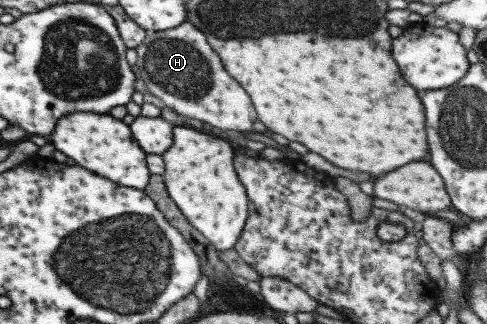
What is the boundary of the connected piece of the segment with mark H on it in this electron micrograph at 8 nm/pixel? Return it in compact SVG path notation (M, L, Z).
M188 21L163 31L146 31L135 51L134 72L140 74L149 93L159 98L162 106L220 130L246 132L256 122L256 112L246 92L224 72L218 55L210 50L205 34Z

